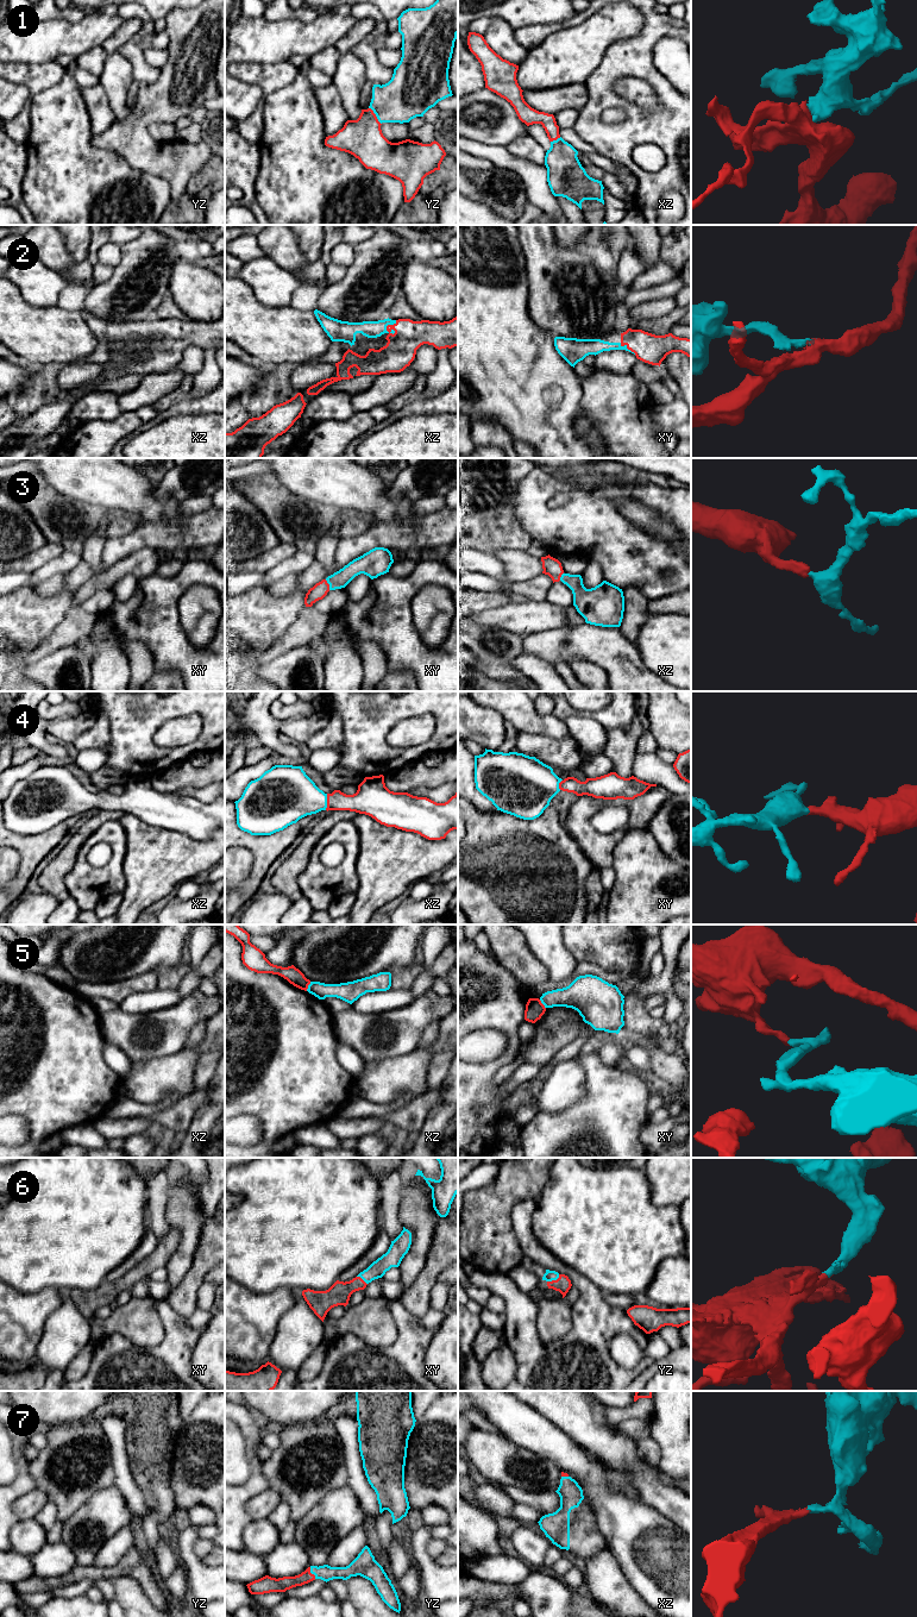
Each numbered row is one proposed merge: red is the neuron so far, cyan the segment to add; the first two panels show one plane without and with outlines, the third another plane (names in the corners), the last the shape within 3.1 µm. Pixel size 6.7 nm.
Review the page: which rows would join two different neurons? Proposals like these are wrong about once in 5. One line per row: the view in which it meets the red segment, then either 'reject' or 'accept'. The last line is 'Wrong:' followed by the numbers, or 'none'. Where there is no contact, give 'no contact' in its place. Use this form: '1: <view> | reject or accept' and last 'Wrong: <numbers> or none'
1: yz | accept
2: xz | accept
3: xy | accept
4: xz | accept
5: xz | reject
6: yz | accept
7: yz | accept
Wrong: 5

